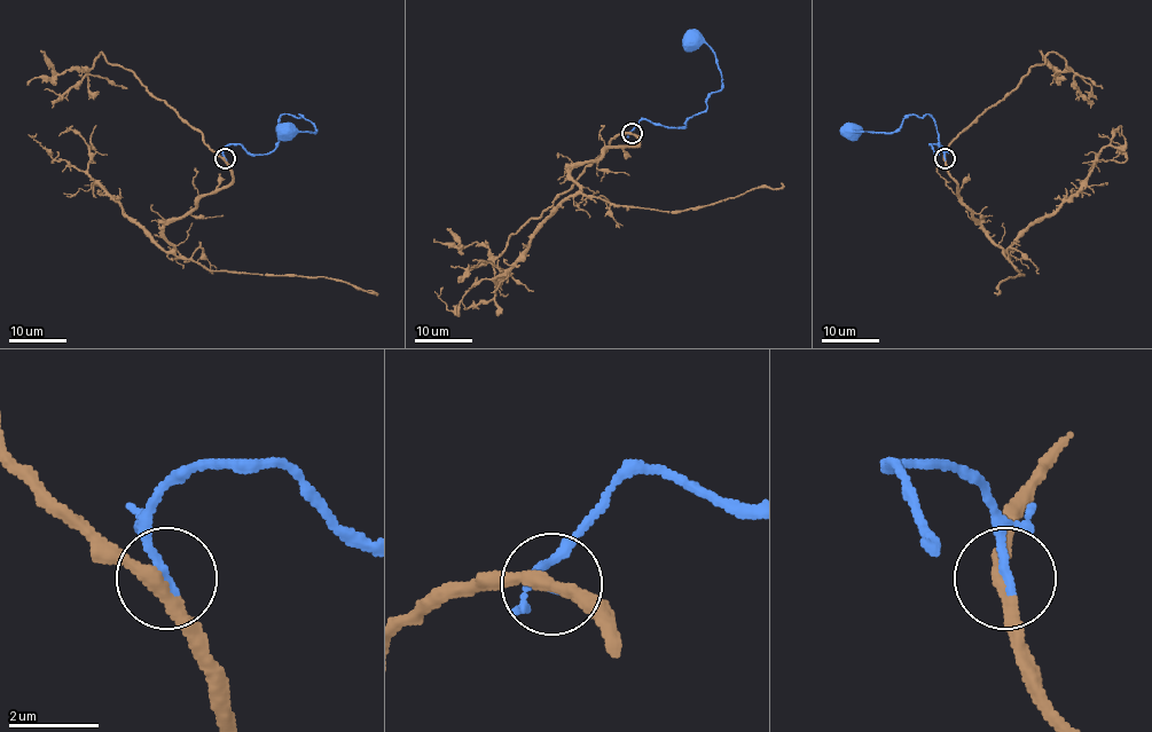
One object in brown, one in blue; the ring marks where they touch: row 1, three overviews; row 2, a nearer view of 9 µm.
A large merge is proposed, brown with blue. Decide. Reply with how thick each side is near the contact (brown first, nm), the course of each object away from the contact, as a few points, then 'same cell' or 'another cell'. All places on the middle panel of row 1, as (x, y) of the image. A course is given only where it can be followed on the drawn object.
300 nm thick on the brown side, 220 nm on the other; brown runs (632, 134), (636, 146), (610, 146), (570, 171), (577, 193), (508, 268), (471, 289), (457, 315), (443, 288); blue runs (632, 134), (642, 119), (684, 126), (722, 86), (715, 53), (692, 40); same cell

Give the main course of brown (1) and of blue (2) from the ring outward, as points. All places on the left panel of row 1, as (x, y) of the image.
1: (226, 159), (233, 180), (164, 227), (172, 245), (165, 251), (86, 174), (64, 159), (53, 163), (36, 134)
2: (226, 158), (222, 149), (235, 143), (268, 154), (283, 113), (315, 128), (285, 131)

